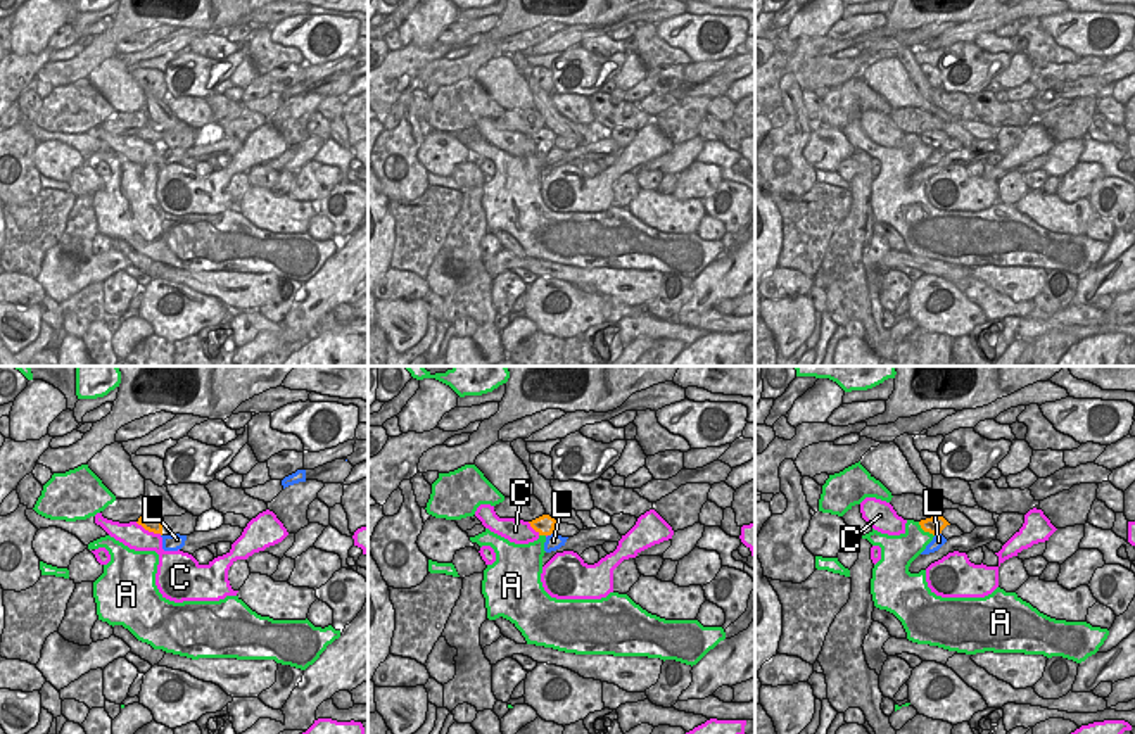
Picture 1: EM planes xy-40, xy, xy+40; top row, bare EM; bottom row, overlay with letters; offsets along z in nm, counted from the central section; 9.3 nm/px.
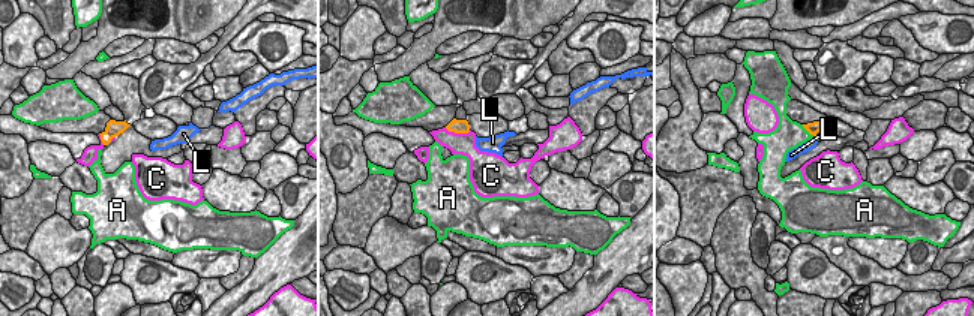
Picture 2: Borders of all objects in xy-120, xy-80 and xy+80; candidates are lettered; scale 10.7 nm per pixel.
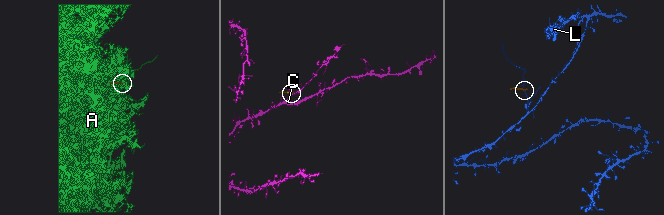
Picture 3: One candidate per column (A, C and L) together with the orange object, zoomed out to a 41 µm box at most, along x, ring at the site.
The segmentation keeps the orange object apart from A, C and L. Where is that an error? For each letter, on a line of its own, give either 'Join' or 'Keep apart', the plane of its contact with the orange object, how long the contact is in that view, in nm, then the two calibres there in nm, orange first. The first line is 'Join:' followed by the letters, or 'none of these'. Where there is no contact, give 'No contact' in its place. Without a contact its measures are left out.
Join: none of these
A: Keep apart. Touches orange in xy+40. Shared border 200 nm. Thickness 160 nm (orange) against 280 nm
C: Keep apart. Touches orange in xy-40. Shared border 280 nm. Thickness 160 nm (orange) against 240 nm
L: Keep apart. Touches orange in xy+40. Shared border 70 nm. Thickness 160 nm (orange) against 120 nm

